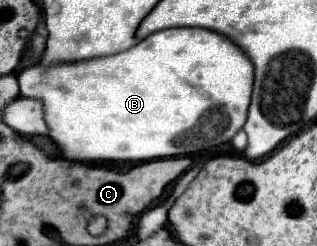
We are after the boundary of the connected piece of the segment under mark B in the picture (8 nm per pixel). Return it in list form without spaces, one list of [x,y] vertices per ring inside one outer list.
[[[186,27],[156,31],[132,49],[116,55],[74,63],[52,63],[50,67],[38,63],[26,67],[18,75],[18,83],[20,97],[42,101],[50,139],[66,161],[152,161],[204,151],[230,141],[246,123],[254,65],[228,37],[208,29]]]

